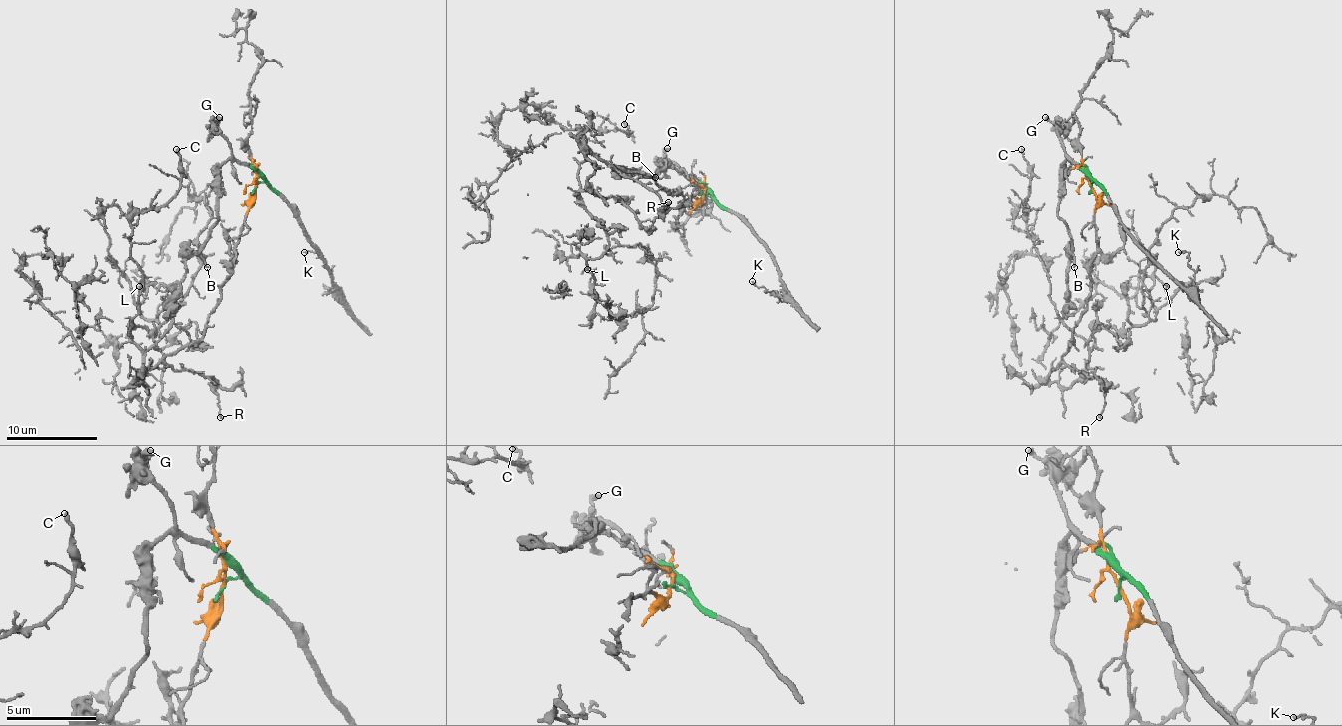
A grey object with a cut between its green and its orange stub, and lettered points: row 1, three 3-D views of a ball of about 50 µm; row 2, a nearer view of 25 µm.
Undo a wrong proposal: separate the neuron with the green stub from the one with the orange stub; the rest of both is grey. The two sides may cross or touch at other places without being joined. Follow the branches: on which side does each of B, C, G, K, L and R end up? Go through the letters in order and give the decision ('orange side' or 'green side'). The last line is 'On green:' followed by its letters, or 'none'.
B: green side
C: orange side
G: green side
K: green side
L: orange side
R: orange side
On green: B, G, K

